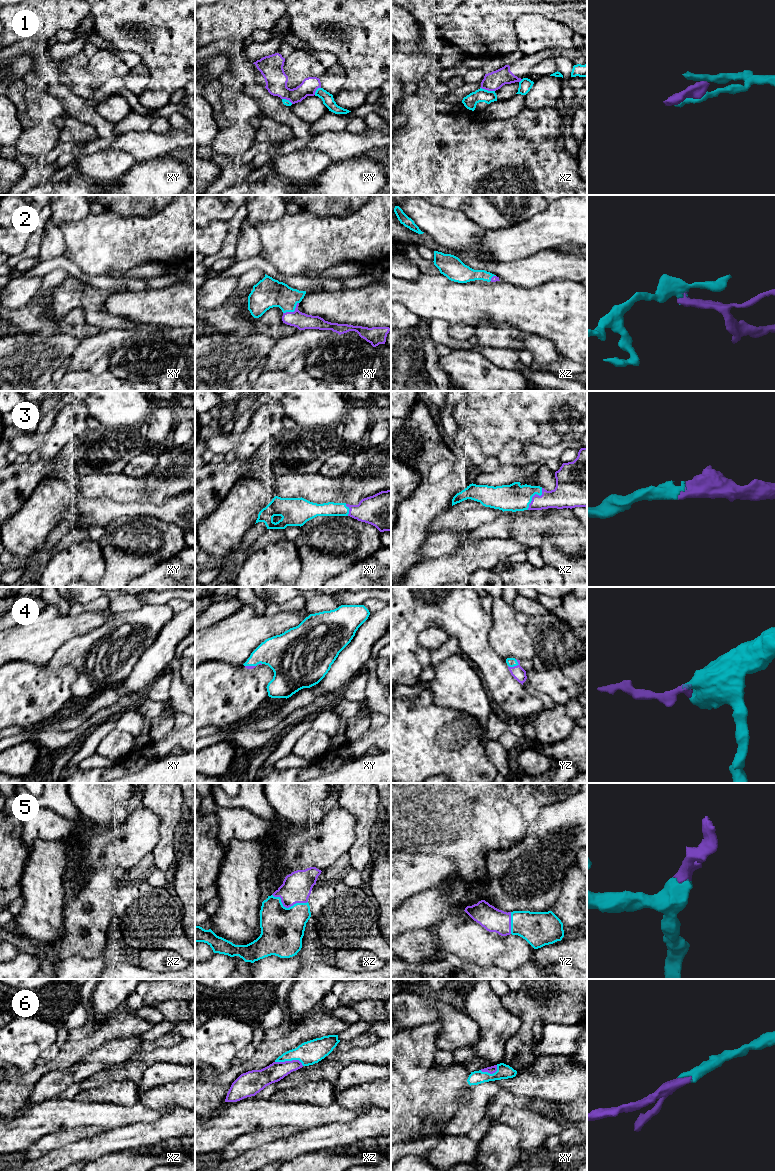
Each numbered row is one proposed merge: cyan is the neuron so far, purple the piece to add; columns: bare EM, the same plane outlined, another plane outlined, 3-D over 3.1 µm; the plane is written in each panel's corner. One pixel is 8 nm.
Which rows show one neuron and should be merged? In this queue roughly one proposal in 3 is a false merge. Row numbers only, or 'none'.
2, 3, 4, 5, 6

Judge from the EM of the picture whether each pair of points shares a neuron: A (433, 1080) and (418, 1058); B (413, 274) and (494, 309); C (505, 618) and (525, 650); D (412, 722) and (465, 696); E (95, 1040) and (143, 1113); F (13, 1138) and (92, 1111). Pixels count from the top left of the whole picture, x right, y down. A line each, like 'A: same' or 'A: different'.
A: different
B: different
C: same
D: different
E: different
F: same

